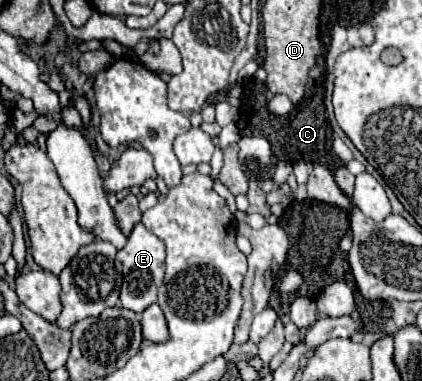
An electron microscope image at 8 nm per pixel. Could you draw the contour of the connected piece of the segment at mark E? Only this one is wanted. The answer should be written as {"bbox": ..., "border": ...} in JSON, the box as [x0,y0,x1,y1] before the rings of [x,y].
{"bbox":[116,222,166,312],"border":[[[138,222],[138,224],[134,224],[126,246],[122,250],[118,250],[116,258],[122,264],[122,276],[124,276],[122,288],[120,288],[122,308],[134,310],[134,312],[144,312],[150,304],[156,302],[156,290],[164,278],[164,258],[166,258],[164,242],[158,236],[154,236],[150,230],[146,230],[142,222]]]}

